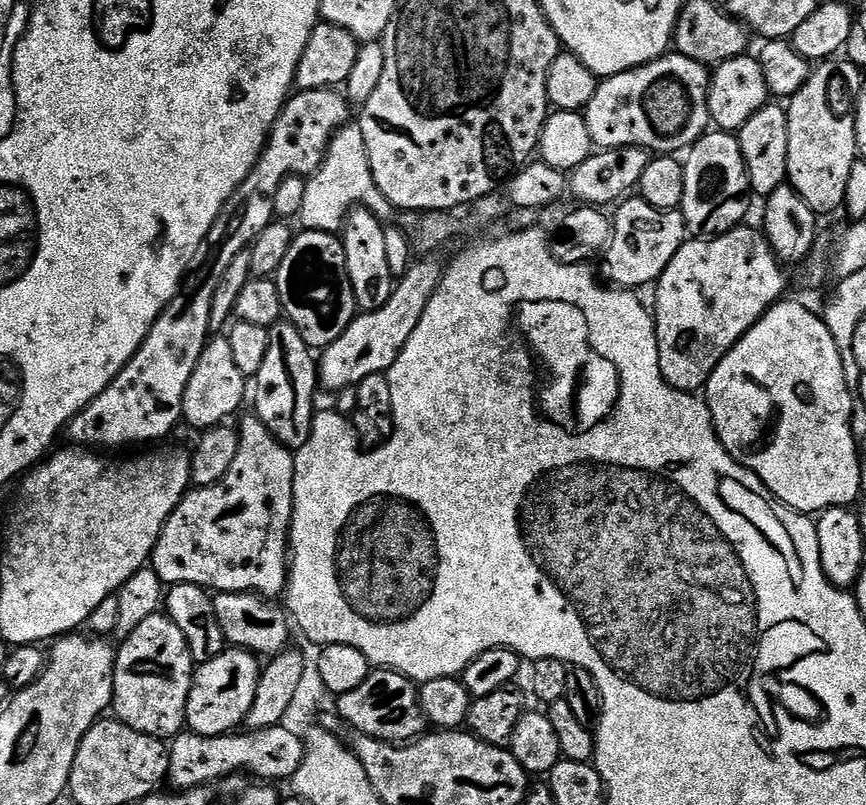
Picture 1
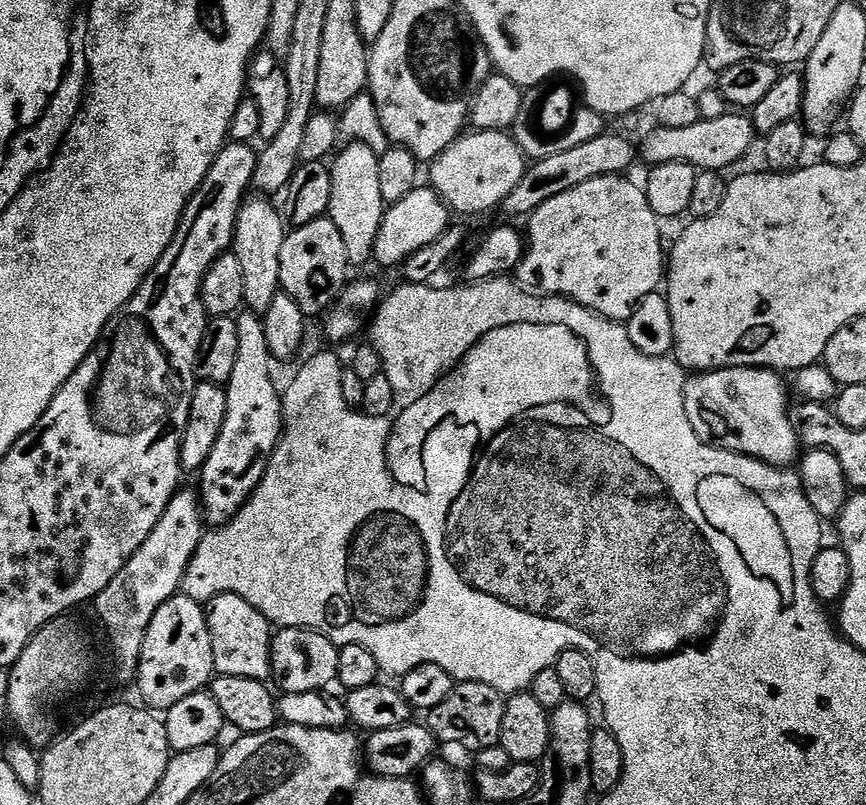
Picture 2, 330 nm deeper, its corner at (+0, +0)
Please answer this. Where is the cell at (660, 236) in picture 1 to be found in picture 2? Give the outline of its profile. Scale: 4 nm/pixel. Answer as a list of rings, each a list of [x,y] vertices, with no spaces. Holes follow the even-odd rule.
[[[623,175],[603,176],[558,198],[550,198],[532,213],[526,227],[527,244],[524,260],[514,276],[521,285],[532,286],[537,280],[539,291],[550,296],[563,296],[584,308],[591,308],[607,320],[627,322],[647,295],[657,291],[666,280],[666,244],[660,237],[661,217],[654,214],[648,193]]]

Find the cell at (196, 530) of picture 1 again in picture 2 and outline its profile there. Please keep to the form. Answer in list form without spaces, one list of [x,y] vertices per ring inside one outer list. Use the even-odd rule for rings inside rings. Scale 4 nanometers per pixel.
[[[245,311],[236,325],[238,358],[234,362],[234,374],[230,374],[226,385],[226,424],[199,477],[202,511],[205,521],[212,526],[229,524],[256,493],[284,435],[284,402],[281,389],[276,389],[272,381],[274,357],[266,342],[264,321],[255,312]]]

